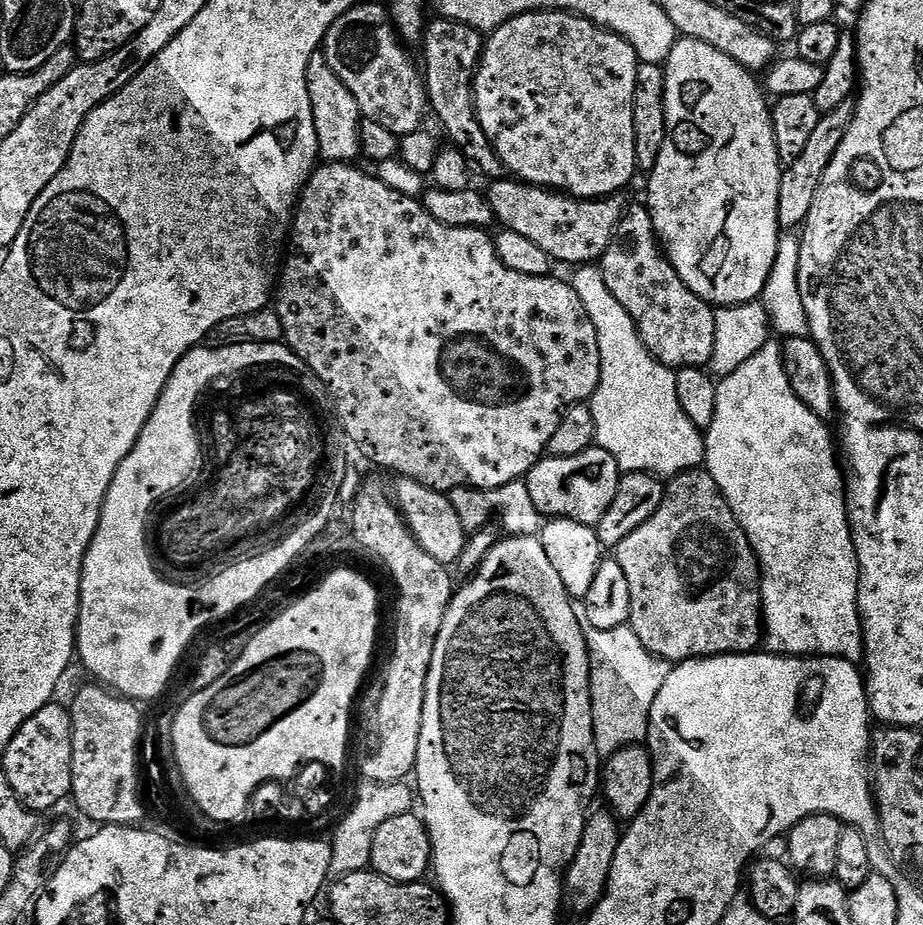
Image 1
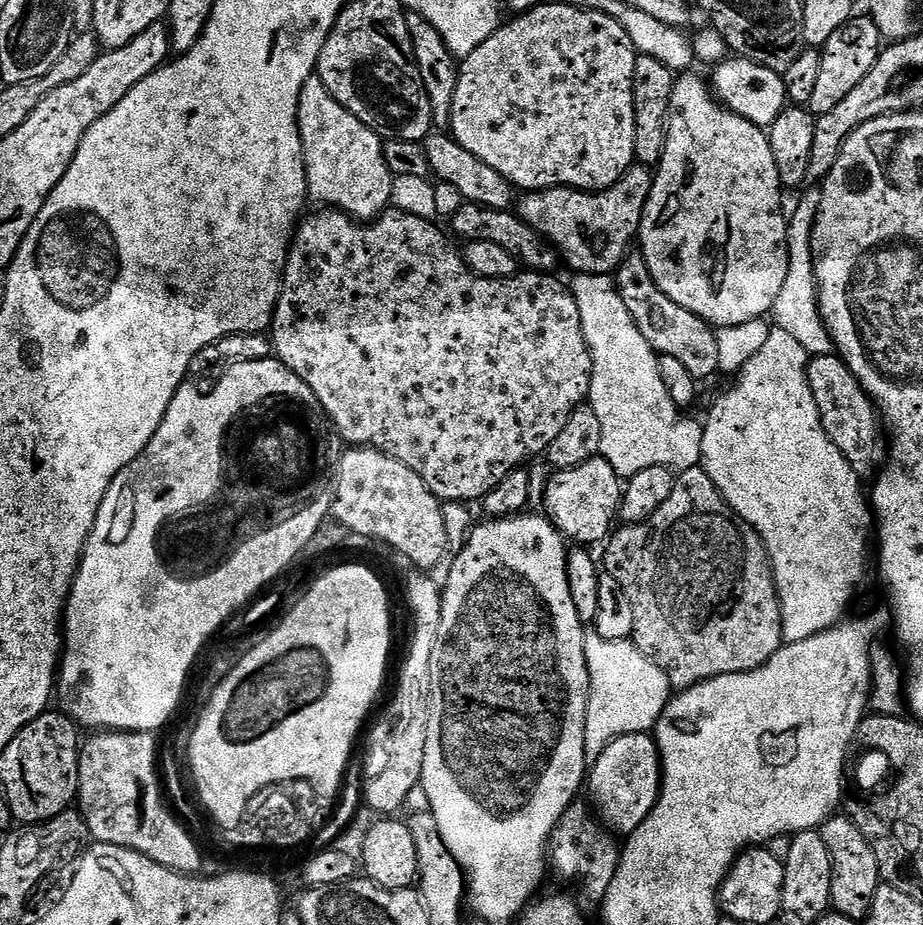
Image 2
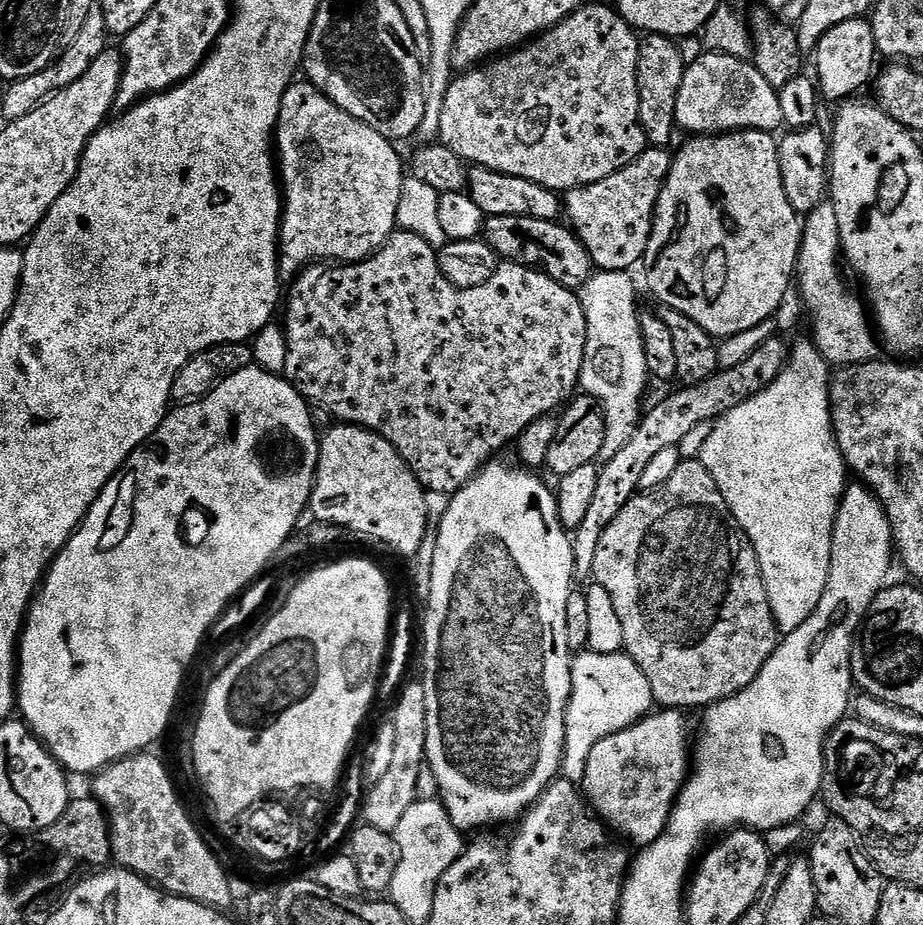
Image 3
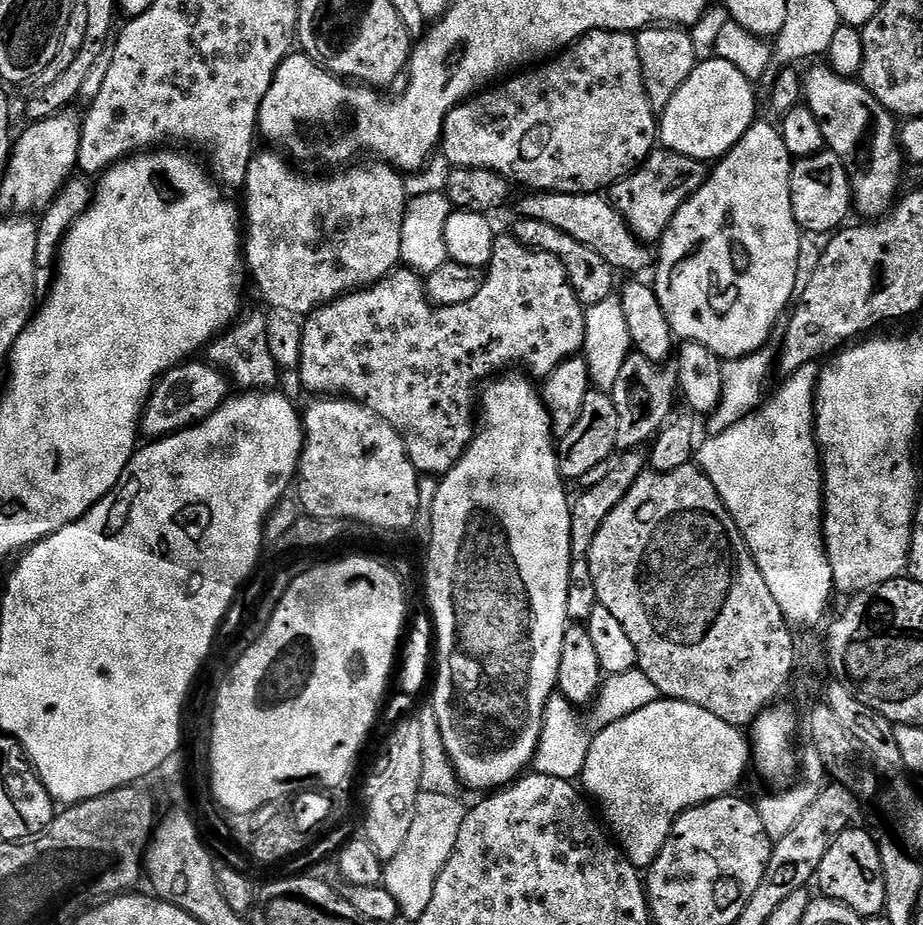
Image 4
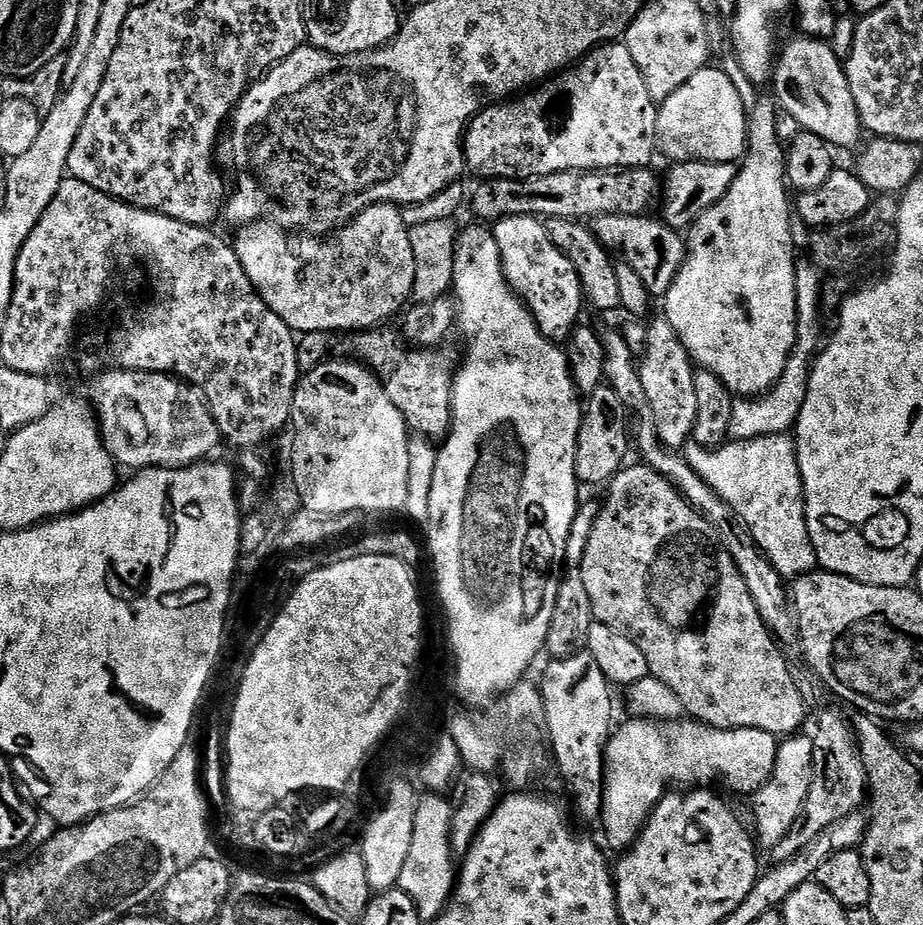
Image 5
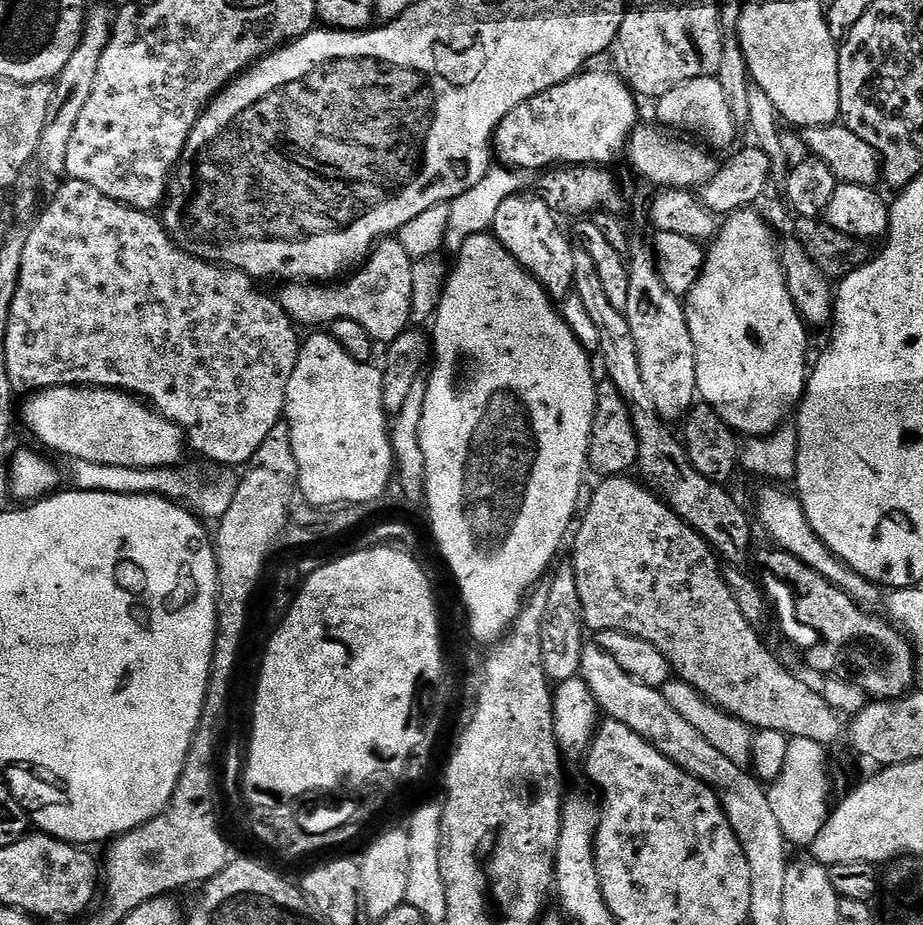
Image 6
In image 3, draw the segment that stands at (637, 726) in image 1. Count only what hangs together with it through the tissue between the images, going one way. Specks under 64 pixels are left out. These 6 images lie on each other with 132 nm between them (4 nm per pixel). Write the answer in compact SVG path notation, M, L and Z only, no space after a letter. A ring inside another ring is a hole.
M581 651L572 661L572 696L564 719L564 763L562 772L573 782L583 781L590 750L610 734L637 724L653 711L654 701L646 674L627 654Z

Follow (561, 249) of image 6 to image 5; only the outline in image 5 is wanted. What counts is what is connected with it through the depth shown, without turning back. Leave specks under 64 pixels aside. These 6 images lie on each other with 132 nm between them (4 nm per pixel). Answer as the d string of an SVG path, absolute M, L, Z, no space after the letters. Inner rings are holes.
M508 216L495 221L490 231L498 242L506 282L528 307L544 337L567 341L581 323L580 311L586 308L586 297L574 262L550 242L547 223L535 216Z

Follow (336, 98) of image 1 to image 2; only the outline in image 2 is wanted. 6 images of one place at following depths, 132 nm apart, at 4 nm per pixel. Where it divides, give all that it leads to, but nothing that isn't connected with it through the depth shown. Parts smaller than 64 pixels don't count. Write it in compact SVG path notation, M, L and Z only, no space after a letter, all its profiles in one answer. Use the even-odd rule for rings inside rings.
M319 75L306 78L302 86L302 94L298 98L298 128L302 138L302 150L306 162L306 182L308 183L308 199L316 206L327 206L348 213L361 221L371 222L385 211L392 203L391 188L393 174L390 166L386 166L384 145L381 137L376 137L377 129L364 124L342 102L338 102L330 94Z

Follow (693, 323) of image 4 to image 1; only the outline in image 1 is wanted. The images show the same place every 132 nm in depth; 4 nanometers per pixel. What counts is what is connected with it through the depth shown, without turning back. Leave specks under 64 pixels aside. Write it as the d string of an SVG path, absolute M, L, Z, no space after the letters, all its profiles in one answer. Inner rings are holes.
M689 36L677 39L674 50L670 50L664 69L664 109L666 110L666 142L662 146L662 154L658 154L658 162L647 177L648 200L646 207L652 215L656 238L664 250L674 270L678 270L678 278L686 282L688 289L698 298L713 306L730 304L751 304L759 301L762 290L766 286L766 278L770 278L770 270L774 266L774 258L778 254L782 229L778 222L778 186L782 165L778 158L778 146L774 142L774 126L772 125L772 109L769 97L762 87L761 81L747 68L742 67L734 58L726 58L722 50L714 50L706 42L698 42Z

